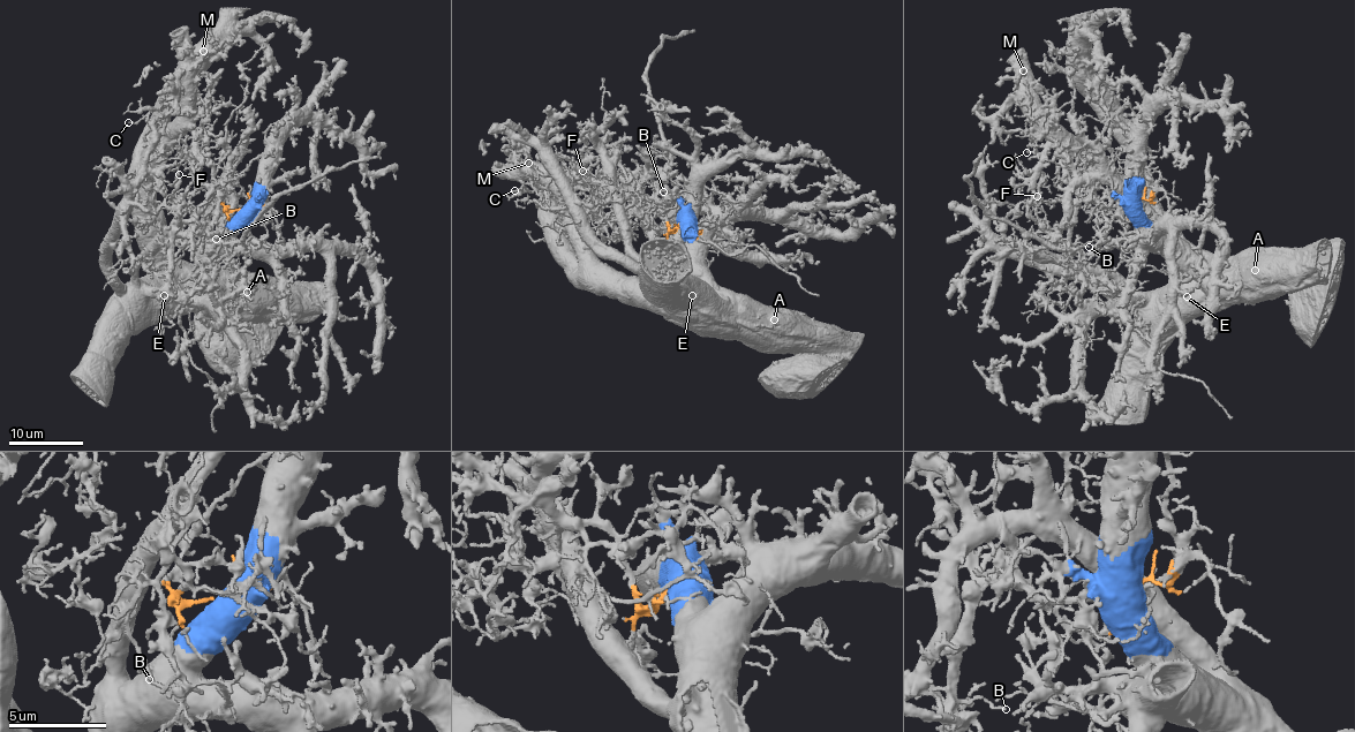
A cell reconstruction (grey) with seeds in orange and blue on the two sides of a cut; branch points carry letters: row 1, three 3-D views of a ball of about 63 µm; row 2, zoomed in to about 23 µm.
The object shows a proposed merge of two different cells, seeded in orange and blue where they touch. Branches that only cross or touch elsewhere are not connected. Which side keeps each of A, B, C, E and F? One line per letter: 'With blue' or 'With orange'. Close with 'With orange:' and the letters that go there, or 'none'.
A: With blue
B: With orange
C: With orange
E: With blue
F: With orange
With orange: B, C, F

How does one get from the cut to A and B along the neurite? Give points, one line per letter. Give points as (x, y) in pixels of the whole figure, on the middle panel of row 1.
A: (683, 224), (707, 284), (728, 297), (739, 314), (768, 324), (774, 319)
B: (683, 224), (672, 229), (661, 205), (639, 194), (637, 187), (646, 180), (664, 191)

